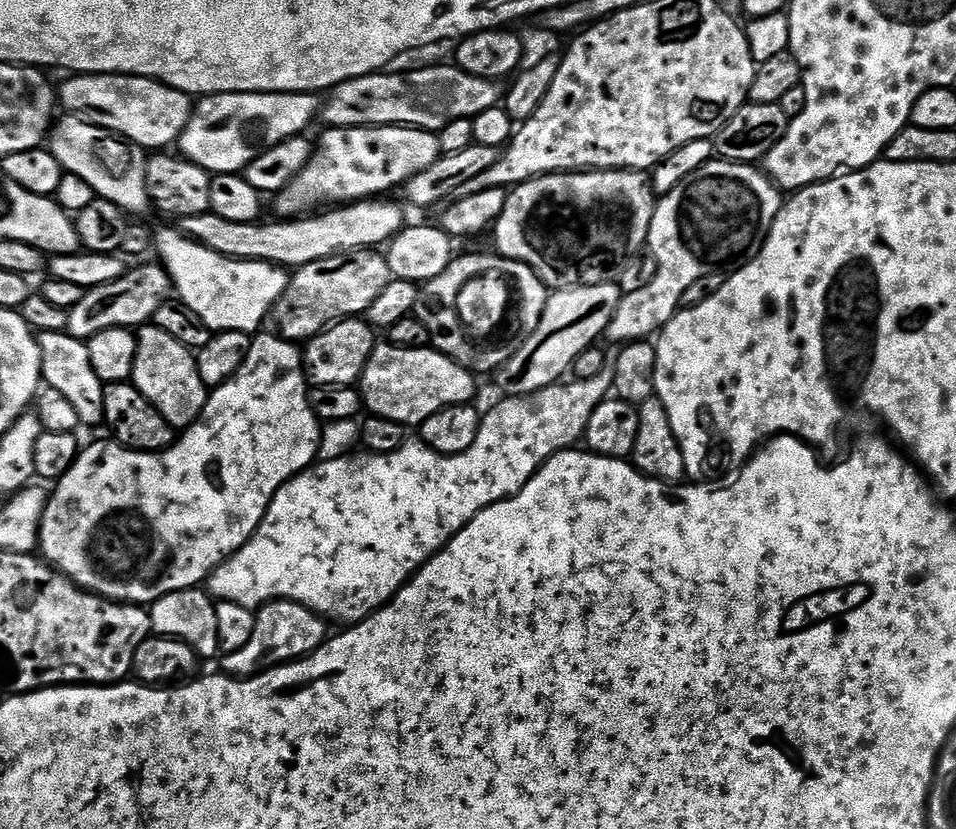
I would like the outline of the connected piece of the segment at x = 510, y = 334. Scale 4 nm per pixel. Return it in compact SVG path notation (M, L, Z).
M499 254L492 256L457 255L438 278L427 281L420 288L415 317L426 326L432 339L431 347L456 360L473 374L495 373L538 330L540 315L550 295L549 289L536 277L534 270L517 260L507 260Z

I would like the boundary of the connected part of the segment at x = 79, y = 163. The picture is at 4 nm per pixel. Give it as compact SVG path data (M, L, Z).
M64 114L52 125L50 151L65 172L82 178L82 182L90 182L99 199L114 202L125 214L144 212L150 208L146 190L148 161L145 149L130 143L123 136L79 120L77 116Z

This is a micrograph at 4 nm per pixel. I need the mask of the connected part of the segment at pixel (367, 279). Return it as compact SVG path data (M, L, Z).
M371 248L342 252L295 269L274 309L279 335L293 342L307 342L325 328L331 328L337 320L359 317L367 313L370 302L393 279L387 255Z

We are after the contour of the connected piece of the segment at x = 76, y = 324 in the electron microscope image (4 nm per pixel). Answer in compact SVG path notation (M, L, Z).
M140 264L137 268L129 267L122 278L114 282L106 282L106 286L89 288L85 291L82 302L78 306L67 309L69 336L85 342L92 339L94 334L111 328L139 329L153 319L158 310L173 295L172 279L163 264Z

